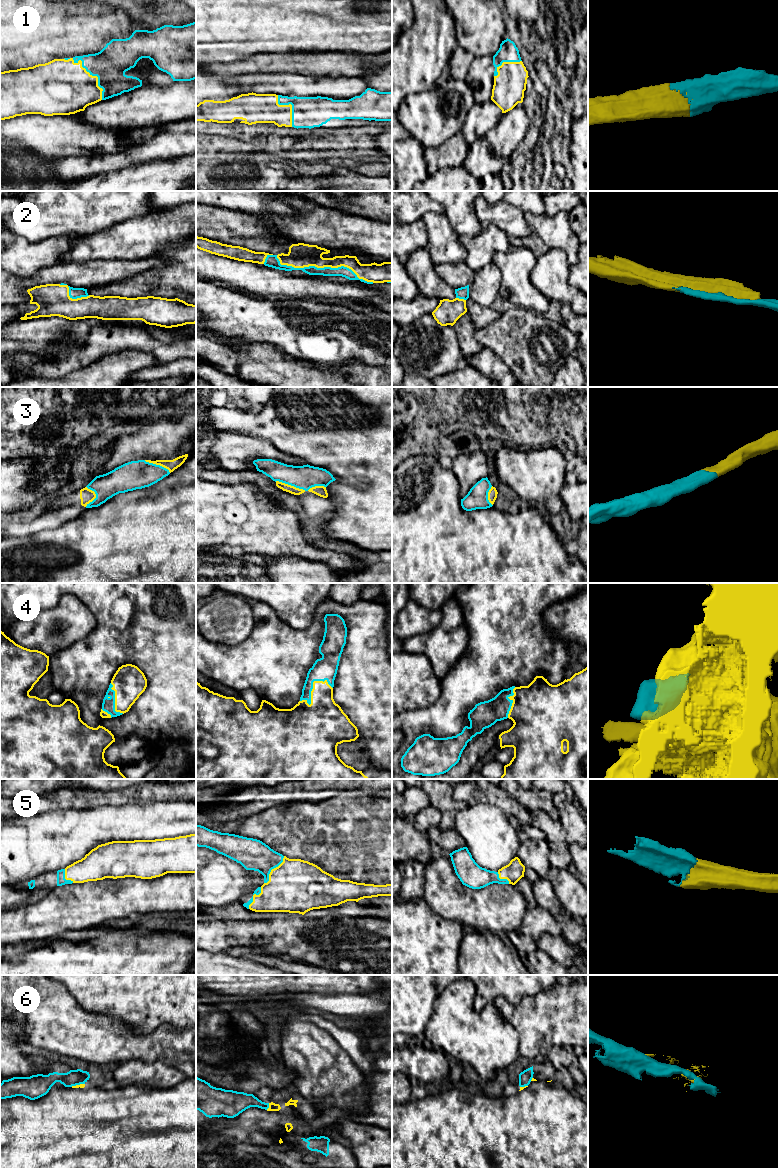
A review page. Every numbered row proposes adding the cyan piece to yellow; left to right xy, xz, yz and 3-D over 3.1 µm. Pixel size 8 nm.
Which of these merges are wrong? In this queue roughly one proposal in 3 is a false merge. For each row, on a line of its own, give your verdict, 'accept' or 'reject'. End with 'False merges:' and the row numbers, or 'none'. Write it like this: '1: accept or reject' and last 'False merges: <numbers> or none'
1: accept
2: accept
3: accept
4: accept
5: accept
6: reject
False merges: 6

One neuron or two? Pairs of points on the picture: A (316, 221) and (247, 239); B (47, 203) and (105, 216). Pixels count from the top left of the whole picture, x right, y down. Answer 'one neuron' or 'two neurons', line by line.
A: two neurons
B: one neuron

